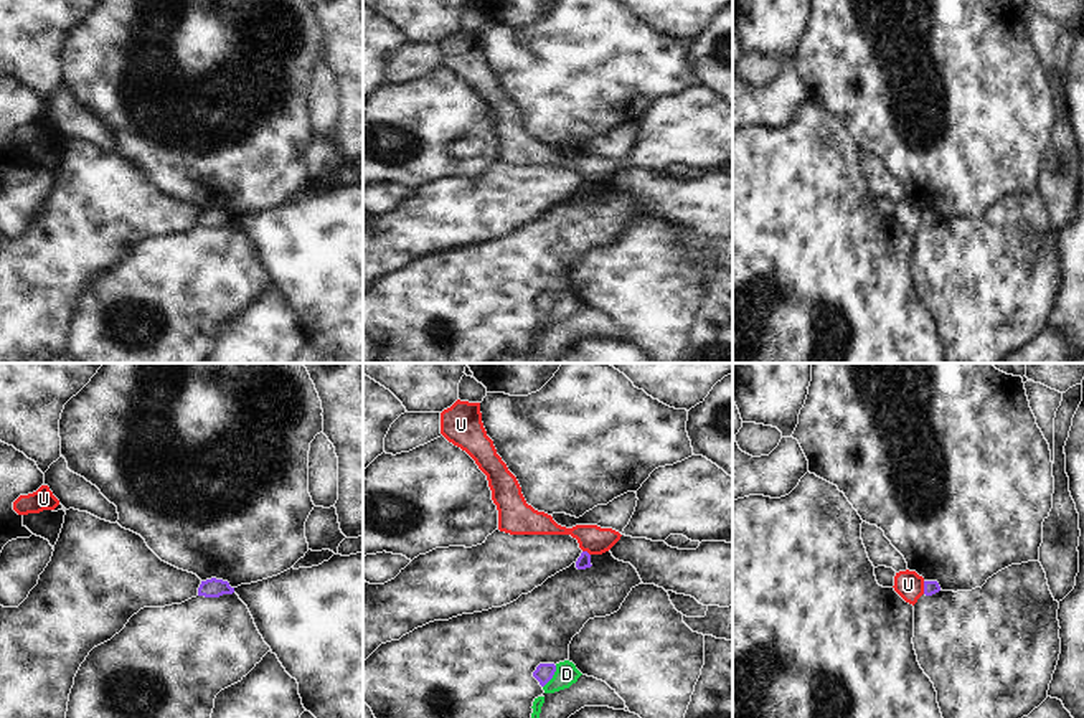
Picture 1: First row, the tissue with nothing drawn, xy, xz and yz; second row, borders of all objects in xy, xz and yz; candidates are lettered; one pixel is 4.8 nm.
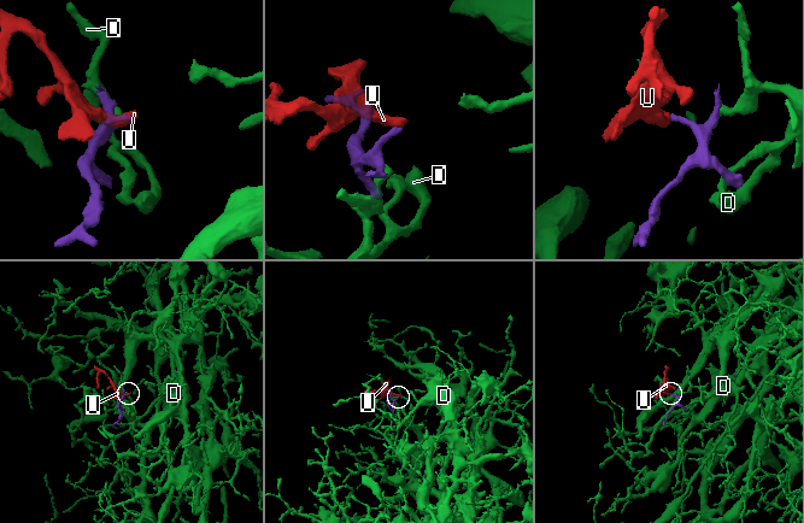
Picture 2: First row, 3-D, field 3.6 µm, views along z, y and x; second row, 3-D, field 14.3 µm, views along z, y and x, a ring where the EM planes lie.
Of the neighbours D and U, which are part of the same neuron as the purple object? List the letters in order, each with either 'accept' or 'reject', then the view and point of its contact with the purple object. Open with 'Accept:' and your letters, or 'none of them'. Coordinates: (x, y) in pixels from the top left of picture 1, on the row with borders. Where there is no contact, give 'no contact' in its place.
Accept: none of them
D: reject | xz (551, 677)
U: reject | yz (924, 588)

